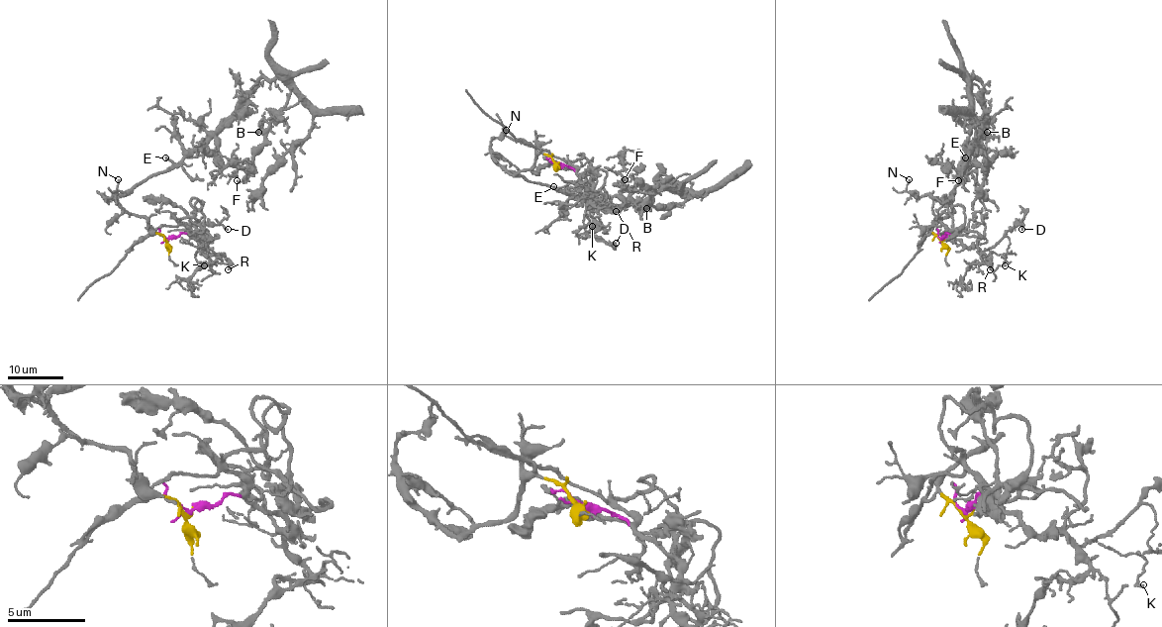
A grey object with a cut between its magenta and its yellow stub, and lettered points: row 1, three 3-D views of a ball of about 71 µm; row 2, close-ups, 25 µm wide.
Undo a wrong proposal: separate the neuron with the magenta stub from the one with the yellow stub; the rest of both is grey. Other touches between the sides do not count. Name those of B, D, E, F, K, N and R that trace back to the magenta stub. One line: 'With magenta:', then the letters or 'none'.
With magenta: D, K, R

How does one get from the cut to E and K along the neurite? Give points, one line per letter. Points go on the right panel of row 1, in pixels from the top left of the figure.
E: (944, 238), (942, 240), (932, 229), (952, 212), (951, 192), (970, 164), (965, 157)
K: (942, 238), (949, 233), (963, 245), (1003, 255), (1006, 265)

